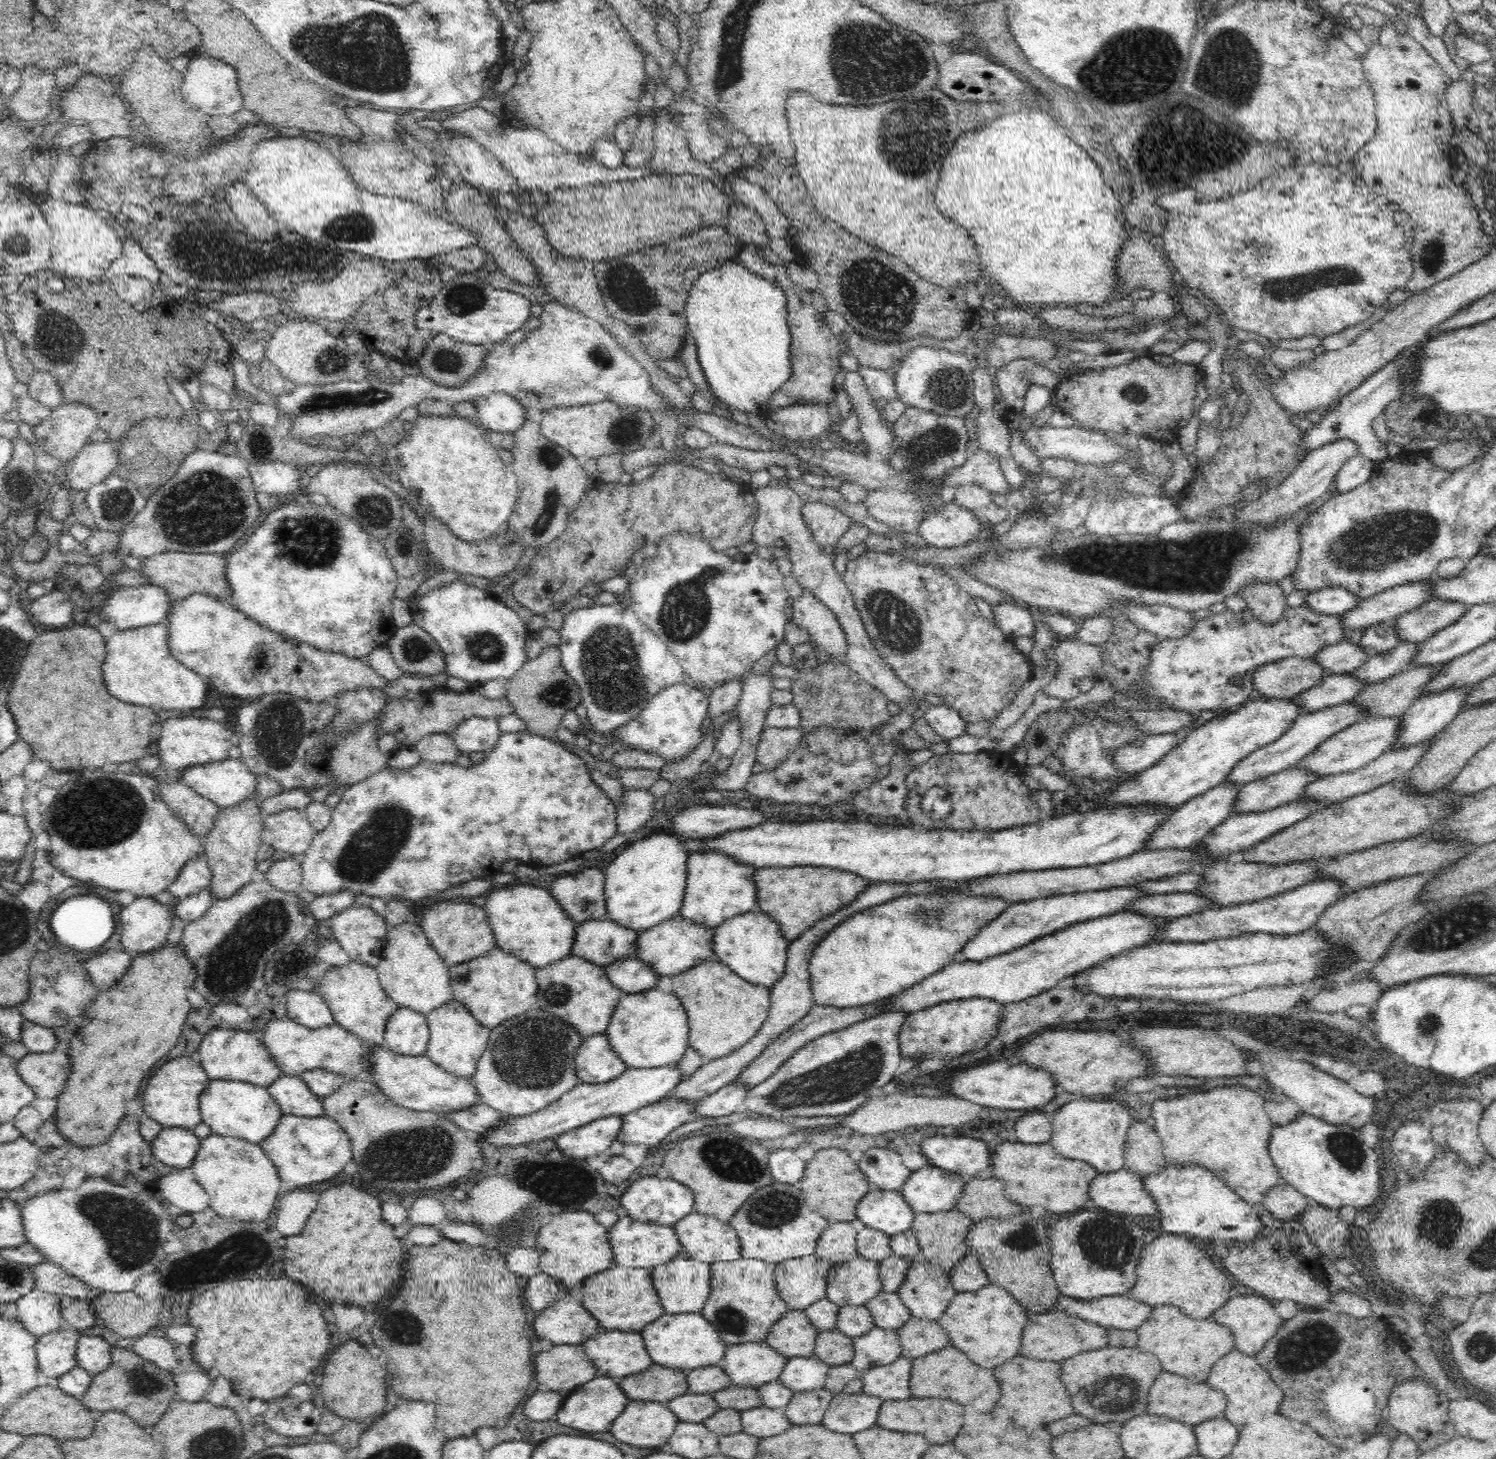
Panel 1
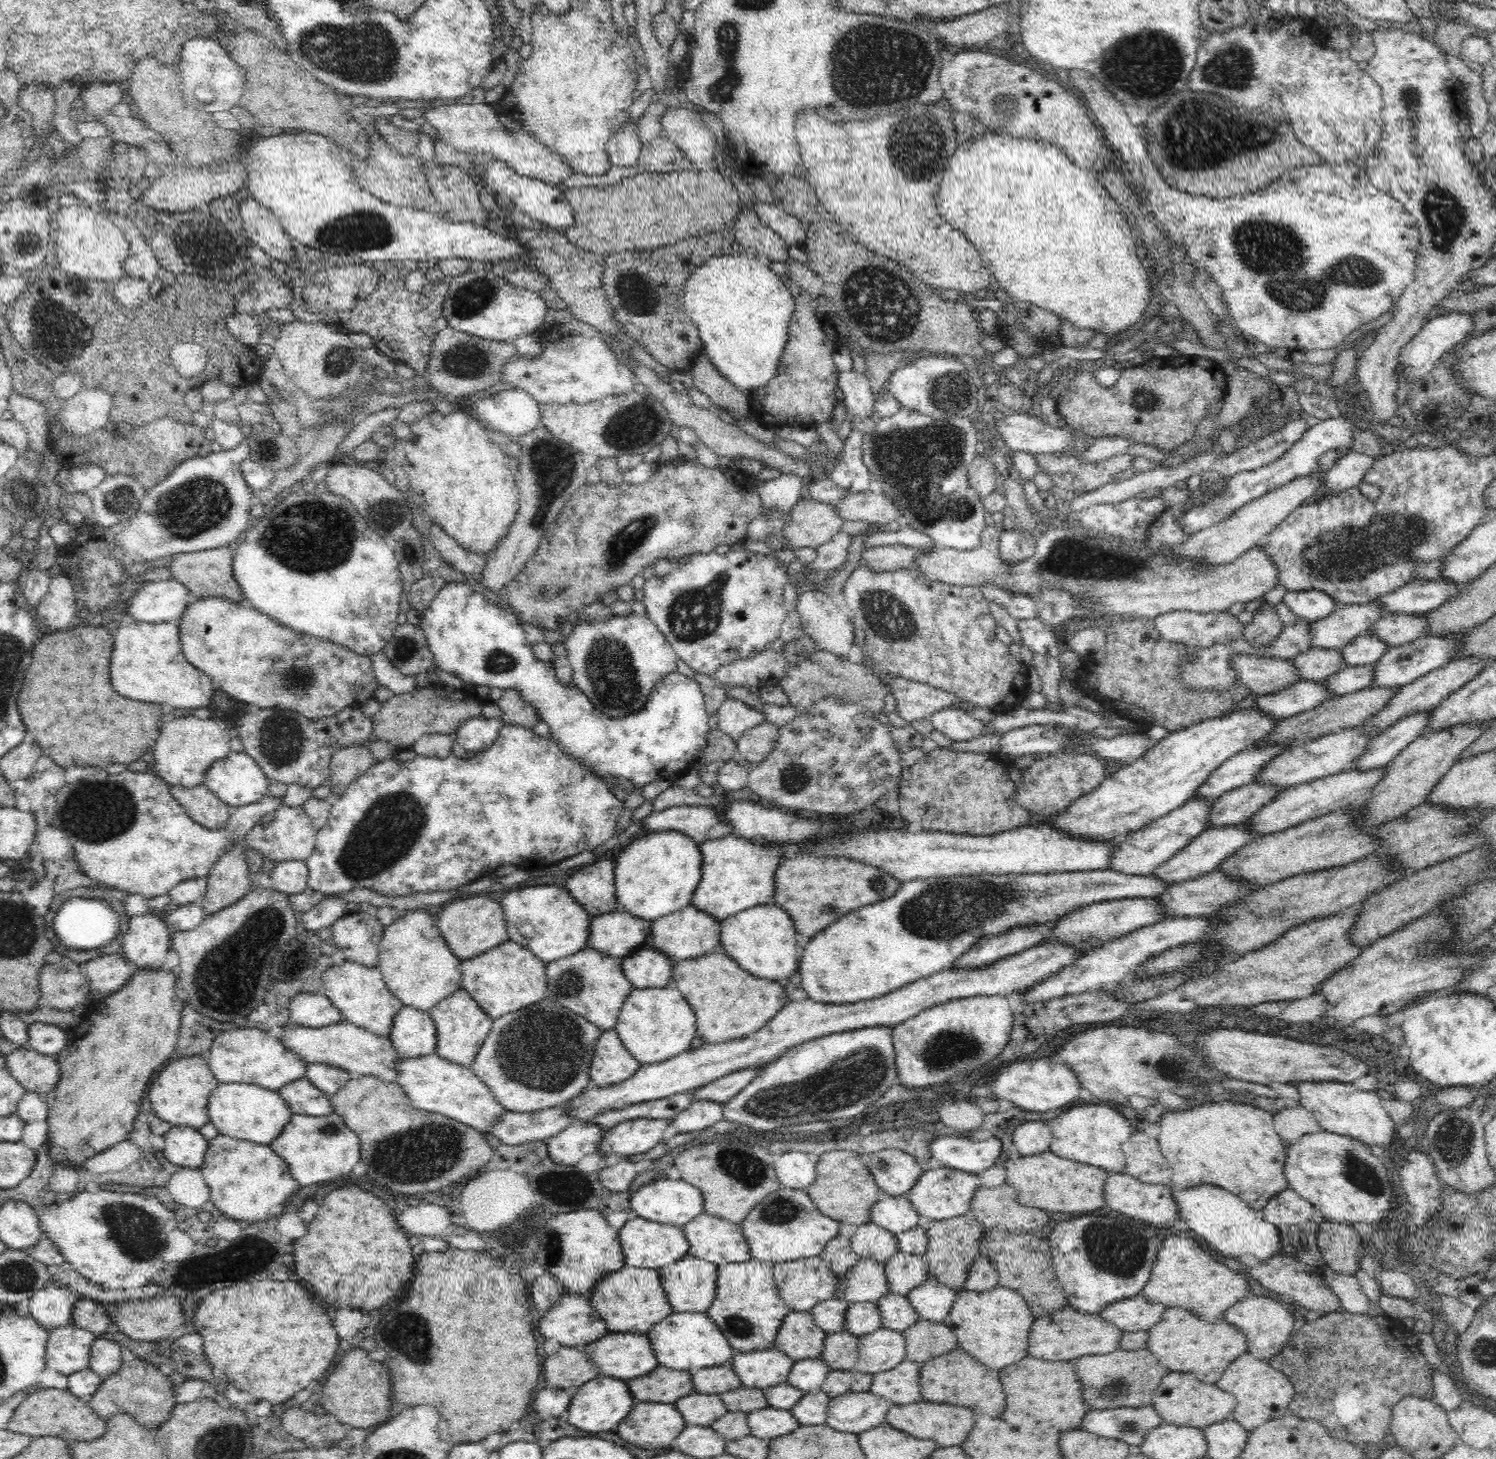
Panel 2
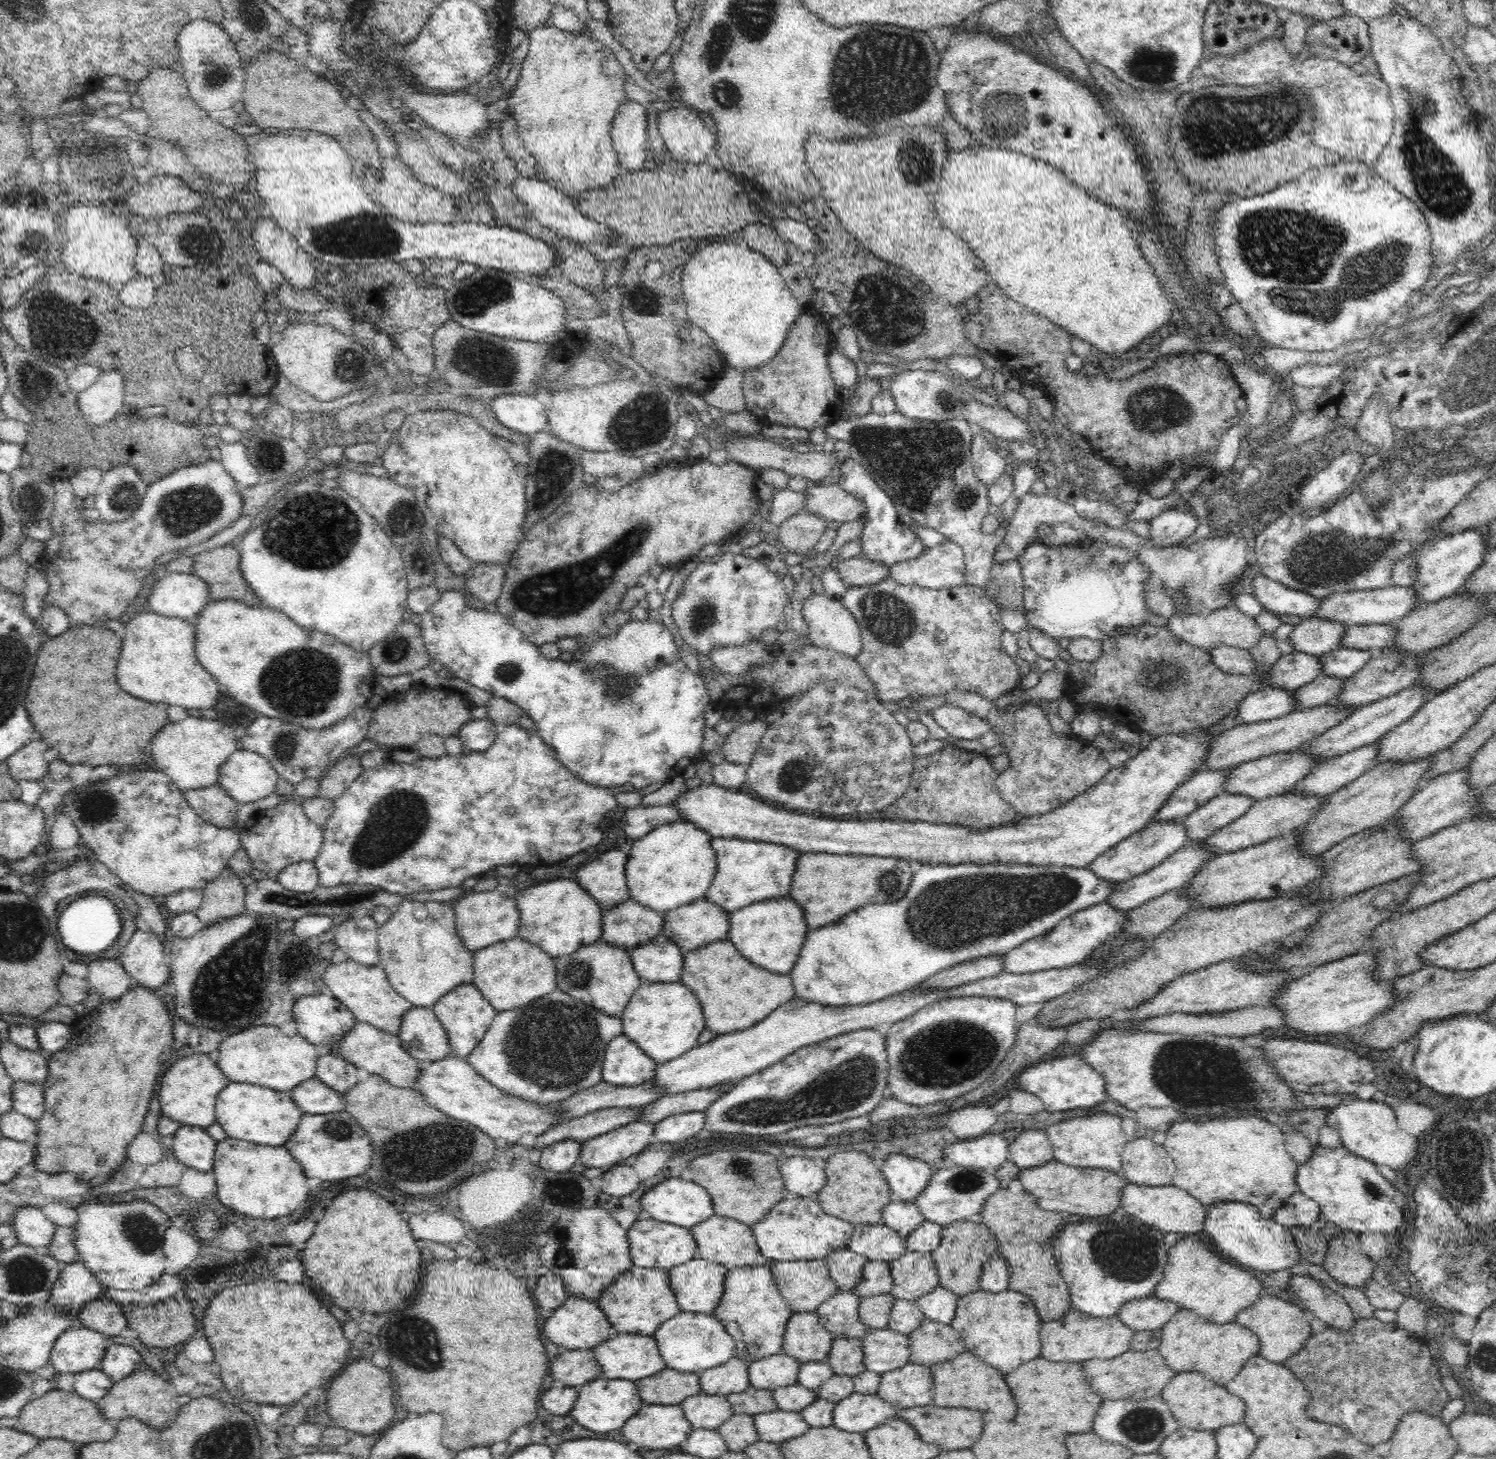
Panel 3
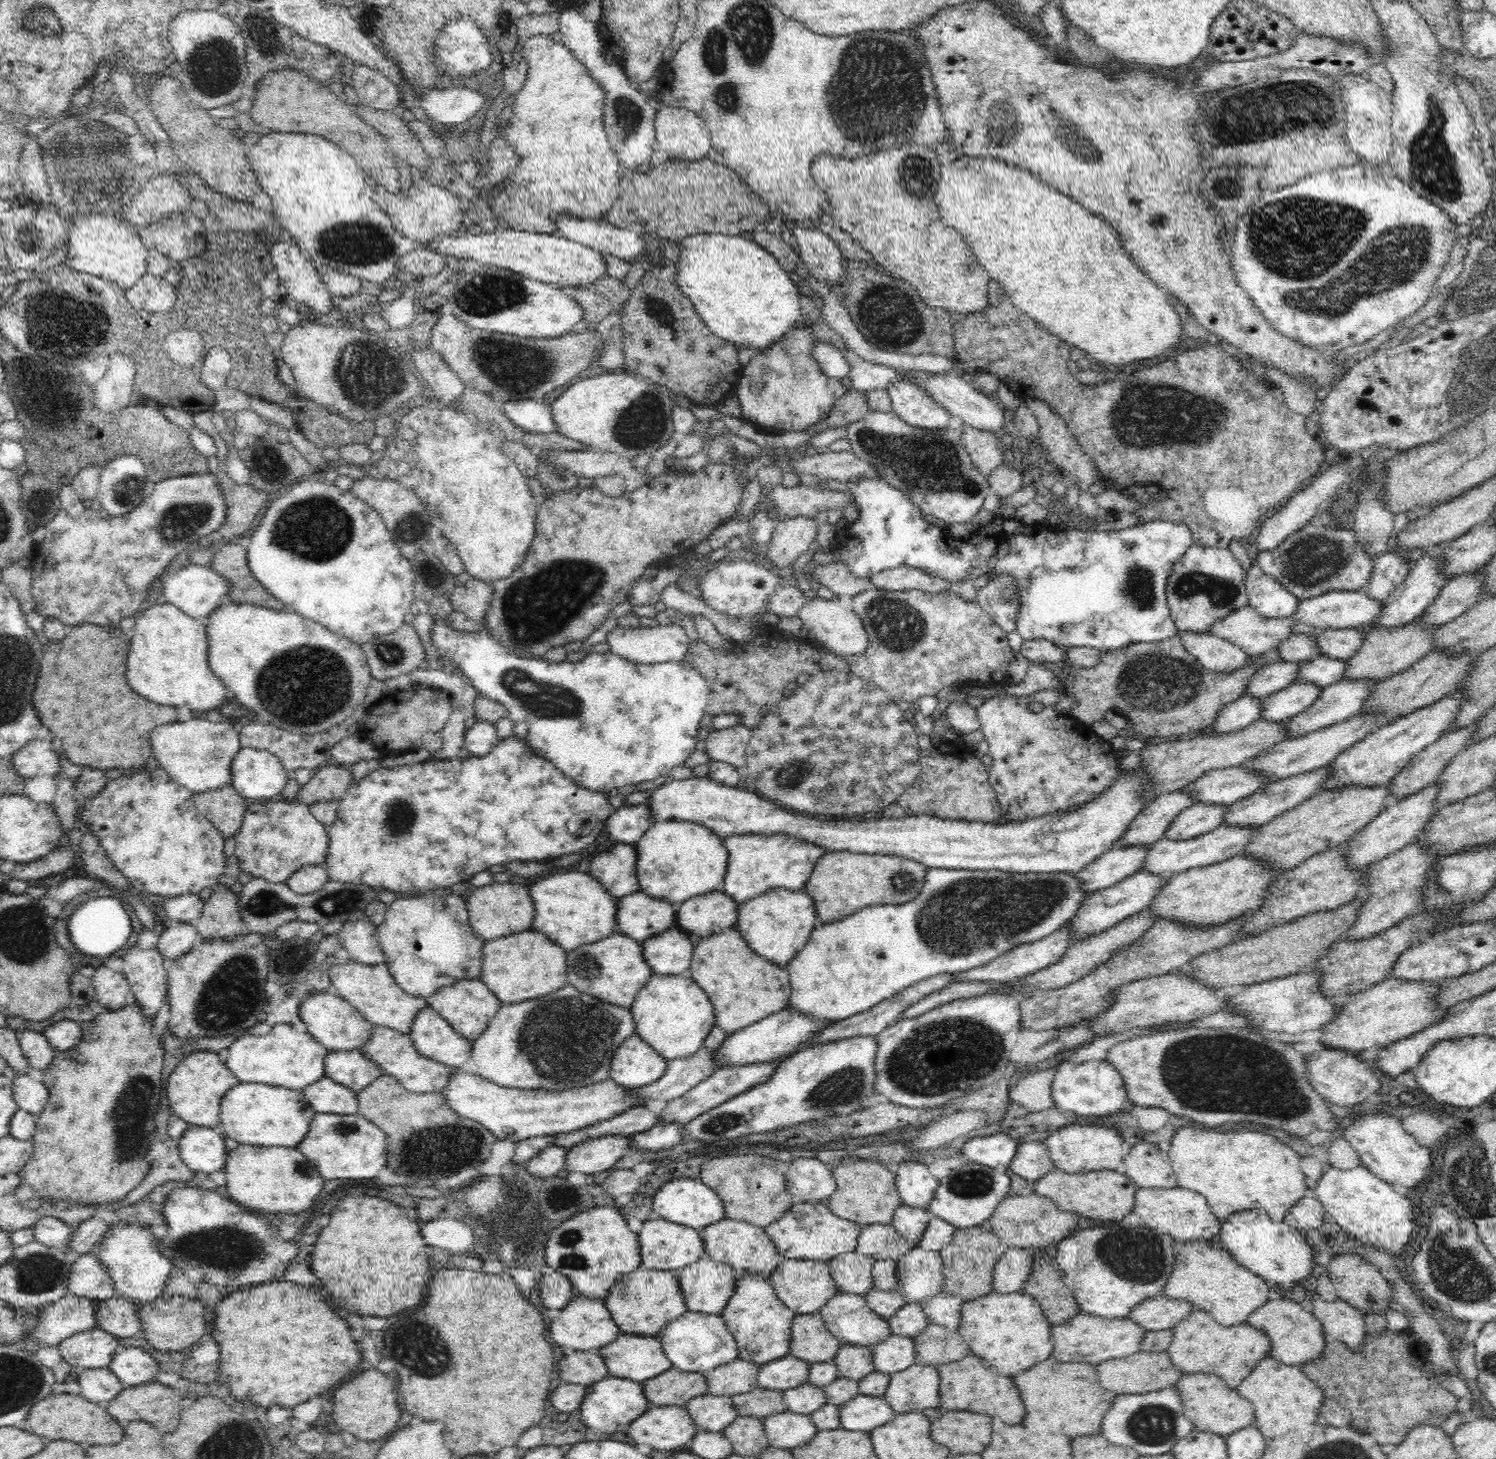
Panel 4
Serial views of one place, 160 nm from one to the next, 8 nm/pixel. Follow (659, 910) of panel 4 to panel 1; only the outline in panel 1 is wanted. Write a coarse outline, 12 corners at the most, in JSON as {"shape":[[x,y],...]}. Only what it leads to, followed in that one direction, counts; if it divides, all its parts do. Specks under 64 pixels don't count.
{"shape":[[604,918],[576,927],[569,956],[605,967],[634,956],[639,931]]}

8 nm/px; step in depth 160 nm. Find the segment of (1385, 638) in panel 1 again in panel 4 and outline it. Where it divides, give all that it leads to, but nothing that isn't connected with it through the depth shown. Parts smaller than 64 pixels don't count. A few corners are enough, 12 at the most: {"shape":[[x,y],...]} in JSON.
{"shape":[[1319,654],[1300,663],[1298,680],[1326,688],[1345,676],[1346,661]]}

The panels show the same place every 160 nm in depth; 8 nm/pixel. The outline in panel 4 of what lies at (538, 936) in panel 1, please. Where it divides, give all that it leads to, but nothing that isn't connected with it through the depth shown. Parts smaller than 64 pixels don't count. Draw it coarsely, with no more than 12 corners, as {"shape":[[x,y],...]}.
{"shape":[[586,872],[530,884],[531,930],[566,952],[617,931],[617,899]]}

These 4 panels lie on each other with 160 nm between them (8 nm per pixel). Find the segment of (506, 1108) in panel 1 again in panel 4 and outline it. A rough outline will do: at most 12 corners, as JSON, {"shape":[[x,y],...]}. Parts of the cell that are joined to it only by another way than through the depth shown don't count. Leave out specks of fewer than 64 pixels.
{"shape":[[568,983],[502,1003],[473,1042],[482,1078],[607,1080],[629,1008]]}

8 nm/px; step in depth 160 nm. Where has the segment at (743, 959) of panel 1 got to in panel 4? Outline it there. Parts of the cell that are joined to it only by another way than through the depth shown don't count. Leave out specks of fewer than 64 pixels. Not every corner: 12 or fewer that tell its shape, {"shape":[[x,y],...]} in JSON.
{"shape":[[804,890],[739,903],[734,927],[786,967],[819,924]]}

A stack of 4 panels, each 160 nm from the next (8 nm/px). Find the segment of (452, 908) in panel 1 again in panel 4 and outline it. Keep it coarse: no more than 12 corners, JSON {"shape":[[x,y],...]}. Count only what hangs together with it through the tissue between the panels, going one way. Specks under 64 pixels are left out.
{"shape":[[493,882],[467,894],[469,924],[490,941],[528,931],[528,884]]}

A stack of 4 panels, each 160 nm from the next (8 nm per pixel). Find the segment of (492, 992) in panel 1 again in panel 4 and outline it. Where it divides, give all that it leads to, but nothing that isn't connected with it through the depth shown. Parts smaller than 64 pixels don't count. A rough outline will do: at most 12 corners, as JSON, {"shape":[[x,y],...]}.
{"shape":[[529,929],[486,941],[479,979],[503,1004],[568,984],[567,952]]}

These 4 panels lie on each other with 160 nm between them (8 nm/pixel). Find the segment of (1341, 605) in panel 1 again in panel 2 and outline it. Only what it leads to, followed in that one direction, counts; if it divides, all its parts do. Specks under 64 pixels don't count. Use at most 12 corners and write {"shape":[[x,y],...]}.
{"shape":[[1288,591],[1283,601],[1310,622],[1334,612],[1336,602],[1322,591]]}

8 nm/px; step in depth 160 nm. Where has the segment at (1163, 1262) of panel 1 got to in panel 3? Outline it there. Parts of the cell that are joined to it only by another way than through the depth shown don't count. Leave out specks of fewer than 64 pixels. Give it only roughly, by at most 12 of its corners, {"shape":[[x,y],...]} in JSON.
{"shape":[[1196,1238],[1168,1250],[1153,1296],[1226,1324],[1262,1292]]}

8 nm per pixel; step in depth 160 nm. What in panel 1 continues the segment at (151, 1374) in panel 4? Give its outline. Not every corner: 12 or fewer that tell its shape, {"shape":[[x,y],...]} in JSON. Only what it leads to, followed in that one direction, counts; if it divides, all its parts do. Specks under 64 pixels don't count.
{"shape":[[82,1335],[77,1365],[91,1374],[112,1364],[111,1348],[100,1336]]}

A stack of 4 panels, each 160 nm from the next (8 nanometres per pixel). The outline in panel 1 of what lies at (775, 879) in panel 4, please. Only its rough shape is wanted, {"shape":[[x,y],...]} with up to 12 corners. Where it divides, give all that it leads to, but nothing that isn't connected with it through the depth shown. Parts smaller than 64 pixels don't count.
{"shape":[[689,853],[679,914],[715,928],[756,910],[755,866]]}

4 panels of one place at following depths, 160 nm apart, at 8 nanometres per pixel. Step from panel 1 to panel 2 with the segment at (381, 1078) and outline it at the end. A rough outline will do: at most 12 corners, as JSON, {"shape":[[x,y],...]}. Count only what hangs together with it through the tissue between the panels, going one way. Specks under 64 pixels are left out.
{"shape":[[400,1058],[412,1107],[484,1133],[504,1112],[471,1067]]}

